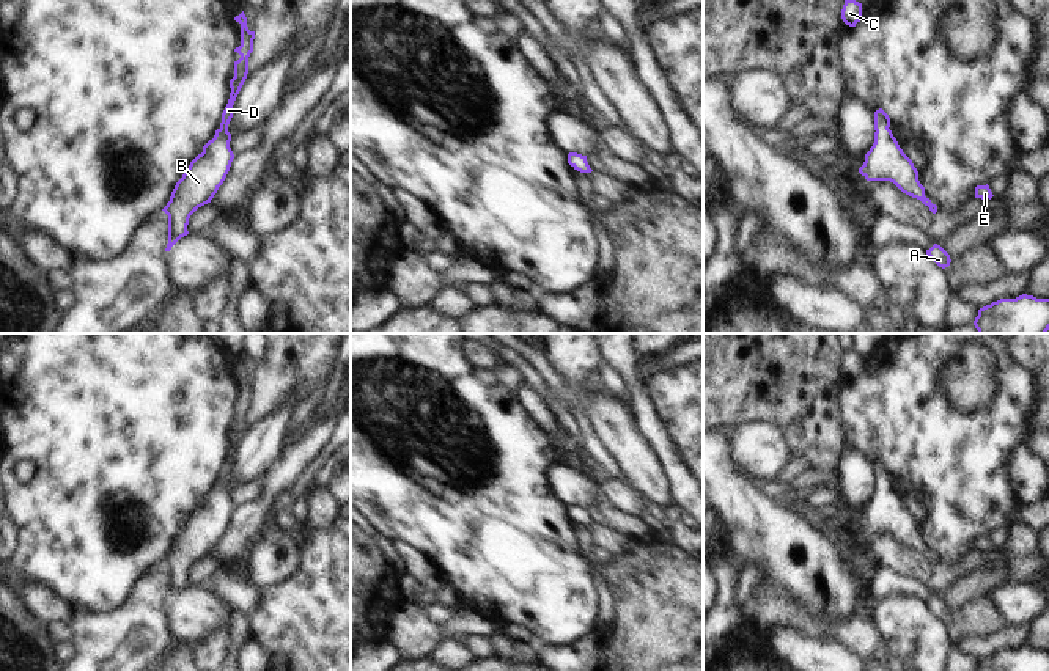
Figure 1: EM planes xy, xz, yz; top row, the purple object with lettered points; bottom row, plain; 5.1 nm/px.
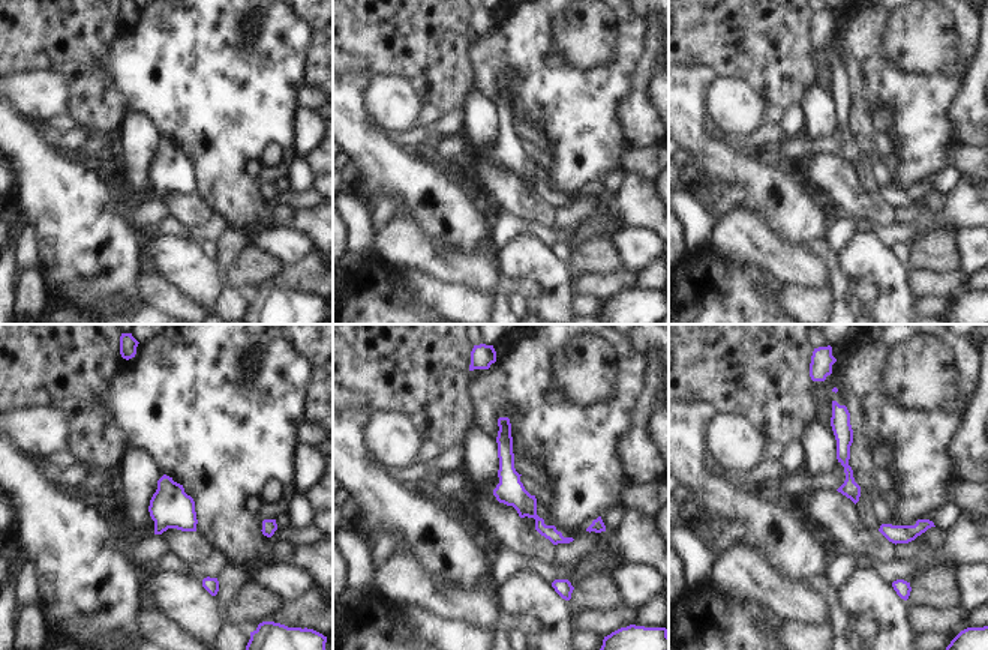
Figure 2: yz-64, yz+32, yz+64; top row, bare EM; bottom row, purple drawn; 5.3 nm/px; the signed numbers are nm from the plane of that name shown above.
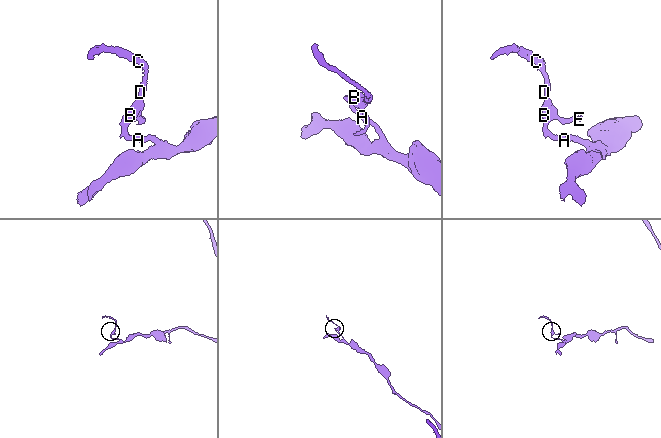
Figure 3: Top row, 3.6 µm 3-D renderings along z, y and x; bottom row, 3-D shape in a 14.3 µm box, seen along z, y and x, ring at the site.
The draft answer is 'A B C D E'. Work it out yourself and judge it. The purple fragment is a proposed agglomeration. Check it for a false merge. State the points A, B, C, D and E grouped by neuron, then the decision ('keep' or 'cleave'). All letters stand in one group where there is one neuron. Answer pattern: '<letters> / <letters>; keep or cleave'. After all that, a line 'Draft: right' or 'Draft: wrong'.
A B C D E; keep
Draft: right

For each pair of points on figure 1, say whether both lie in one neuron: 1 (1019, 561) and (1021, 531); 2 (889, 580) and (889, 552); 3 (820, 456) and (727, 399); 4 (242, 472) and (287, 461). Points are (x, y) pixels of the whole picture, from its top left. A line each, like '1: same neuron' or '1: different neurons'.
1: same neuron
2: different neurons
3: same neuron
4: different neurons

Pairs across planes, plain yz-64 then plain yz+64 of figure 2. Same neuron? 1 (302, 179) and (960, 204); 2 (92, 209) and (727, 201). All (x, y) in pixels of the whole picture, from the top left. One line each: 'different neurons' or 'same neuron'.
1: same neuron
2: different neurons

